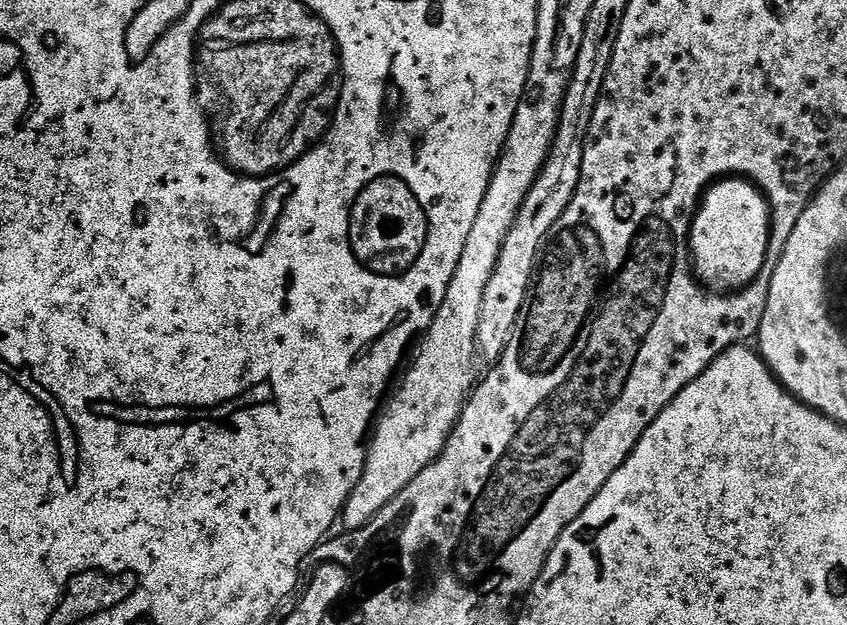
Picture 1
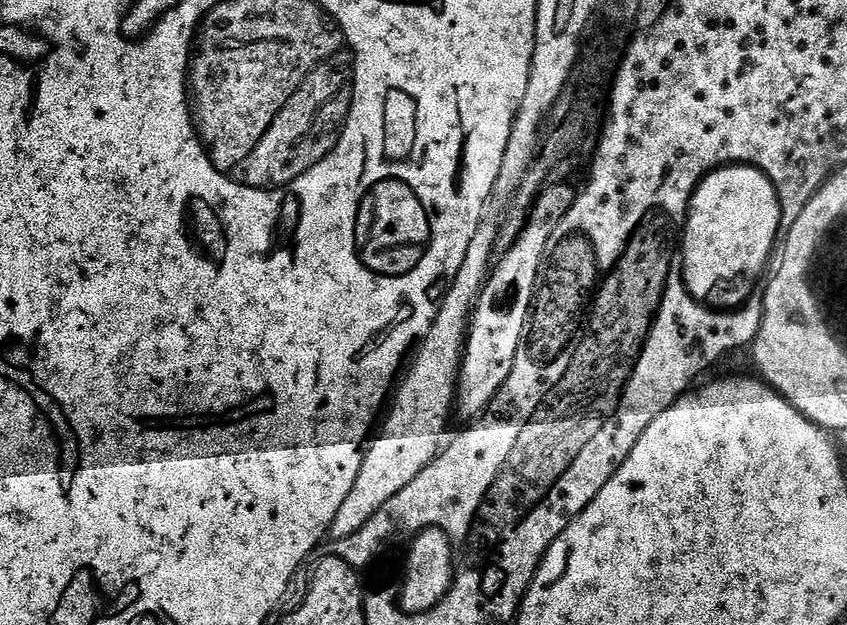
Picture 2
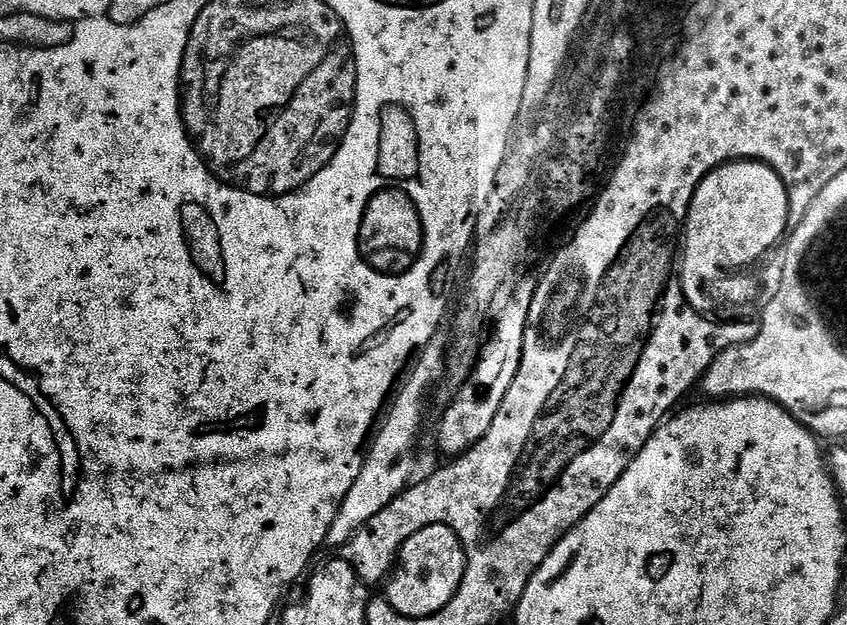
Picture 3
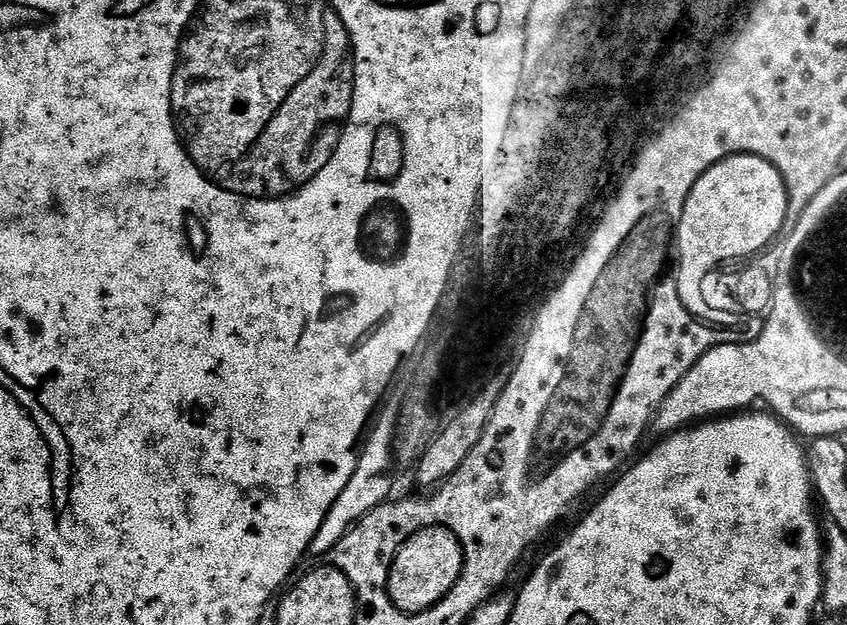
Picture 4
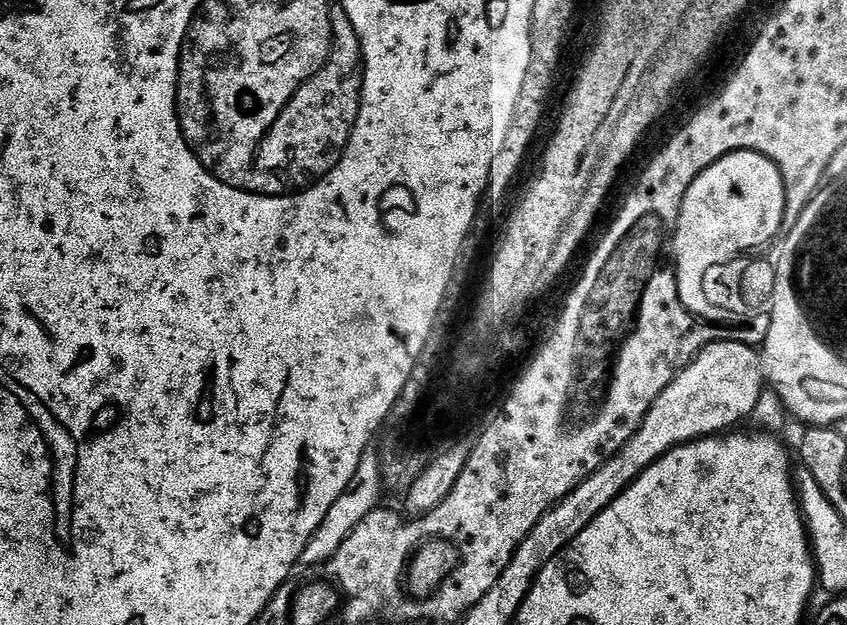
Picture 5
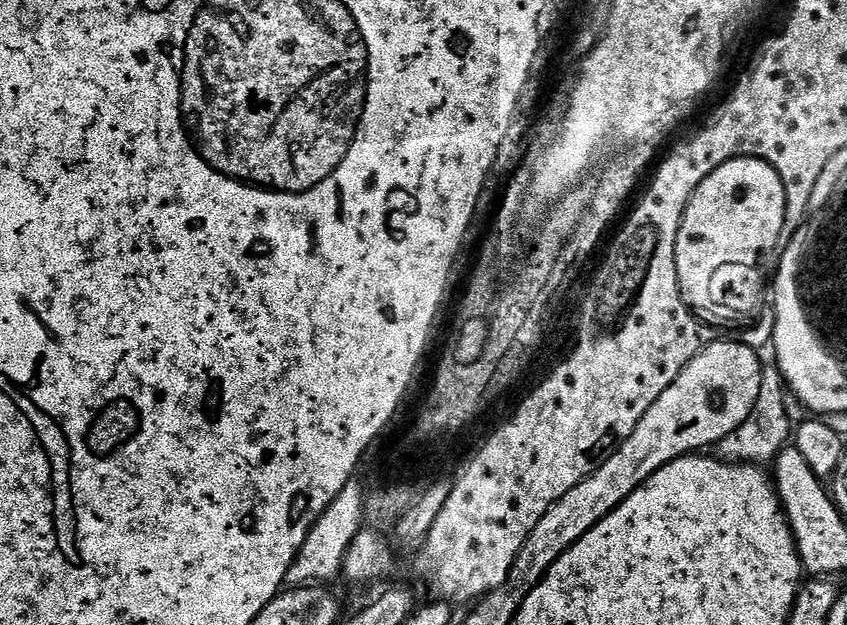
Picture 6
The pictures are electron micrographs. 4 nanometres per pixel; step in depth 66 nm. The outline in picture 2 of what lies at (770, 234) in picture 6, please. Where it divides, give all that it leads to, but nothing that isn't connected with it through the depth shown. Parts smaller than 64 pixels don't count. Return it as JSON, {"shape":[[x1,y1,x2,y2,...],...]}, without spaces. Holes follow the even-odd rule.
{"shape":[[725,166,708,173,688,203,688,221,682,233,681,260,688,292,703,302,723,291,727,283,735,283,746,277,759,277,768,262,772,247,773,252,777,247,781,232,780,199,766,173,751,166]]}

